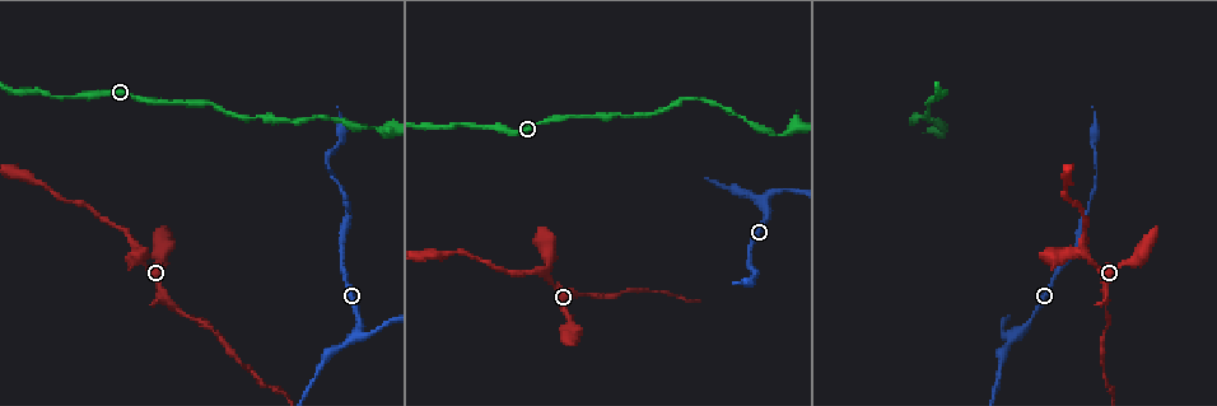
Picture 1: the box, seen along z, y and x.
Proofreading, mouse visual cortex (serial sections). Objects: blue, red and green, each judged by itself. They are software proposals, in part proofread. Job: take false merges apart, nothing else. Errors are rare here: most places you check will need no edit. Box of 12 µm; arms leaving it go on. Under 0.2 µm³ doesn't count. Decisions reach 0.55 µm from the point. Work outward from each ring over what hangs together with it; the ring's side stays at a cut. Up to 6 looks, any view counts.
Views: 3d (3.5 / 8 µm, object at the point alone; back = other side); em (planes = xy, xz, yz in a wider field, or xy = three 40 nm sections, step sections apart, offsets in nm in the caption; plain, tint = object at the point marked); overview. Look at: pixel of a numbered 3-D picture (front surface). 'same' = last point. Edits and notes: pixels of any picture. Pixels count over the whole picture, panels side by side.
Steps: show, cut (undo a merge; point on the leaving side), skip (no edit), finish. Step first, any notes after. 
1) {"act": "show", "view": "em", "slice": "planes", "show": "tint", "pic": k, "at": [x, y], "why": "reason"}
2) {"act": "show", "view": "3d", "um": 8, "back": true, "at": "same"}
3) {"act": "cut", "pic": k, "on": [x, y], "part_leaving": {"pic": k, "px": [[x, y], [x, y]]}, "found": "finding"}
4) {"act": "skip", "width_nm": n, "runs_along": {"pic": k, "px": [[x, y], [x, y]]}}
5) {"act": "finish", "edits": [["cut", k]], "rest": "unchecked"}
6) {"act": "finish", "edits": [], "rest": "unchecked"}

{"act": "show", "view": "em", "slice": "xy", "step": 1, "show": "tint", "pic": 1, "at": [173, 310], "why": "narrows sharply"}

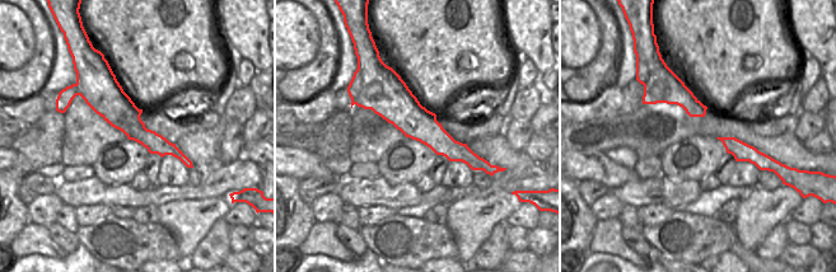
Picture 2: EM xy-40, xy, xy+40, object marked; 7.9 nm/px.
{"act": "show", "view": "3d", "um": 3.5, "at": "same", "why": "see where the arms go"}

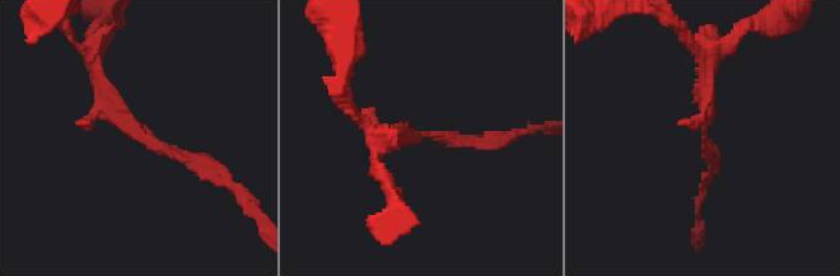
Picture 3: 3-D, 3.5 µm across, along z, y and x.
{"act": "skip", "runs_along": {"pic": 2, "px": [[378, 79], [435, 137], [475, 165]]}, "found": "one cell here"}

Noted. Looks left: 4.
{"act": "show", "view": "3d", "um": 3.5, "pic": 1, "at": [1012, 335], "why": "abrupt turn"}

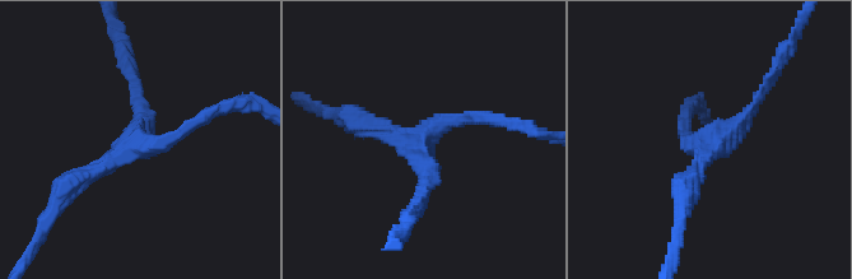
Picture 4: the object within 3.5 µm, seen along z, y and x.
{"act": "show", "view": "em", "slice": "planes", "show": "plain", "pic": 4, "at": [125, 149], "arms": 3, "arm_widths_nm": [150, 150, 250], "why": "now the EM"}

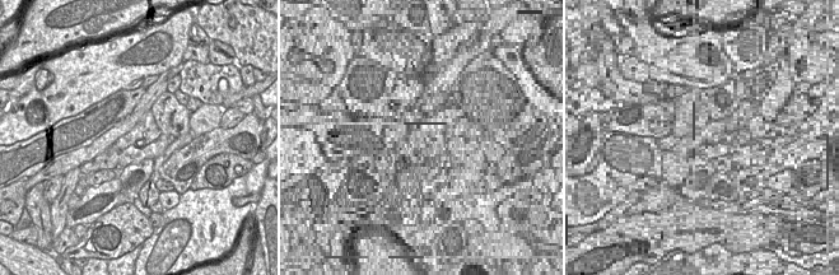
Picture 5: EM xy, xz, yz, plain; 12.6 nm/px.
{"act": "show", "view": "em", "slice": "planes", "show": "tint", "at": "same"}

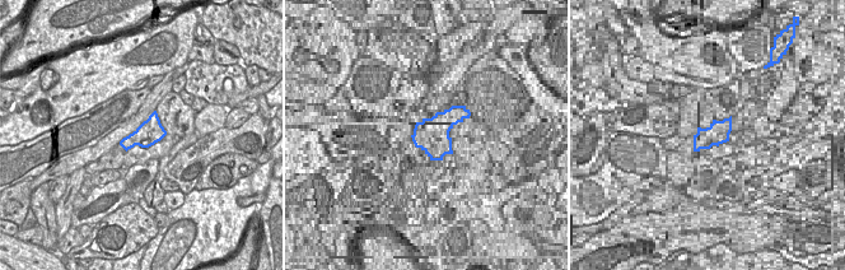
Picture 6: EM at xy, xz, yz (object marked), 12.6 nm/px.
{"act": "skip", "width_nm": 320, "runs_along": {"pic": 4, "px": [[764, 89], [698, 161], [685, 195]]}, "found": "one cell here"}

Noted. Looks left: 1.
{"act": "show", "view": "3d", "um": 3.5, "pic": 1, "at": [374, 126], "why": "thick turns thin"}

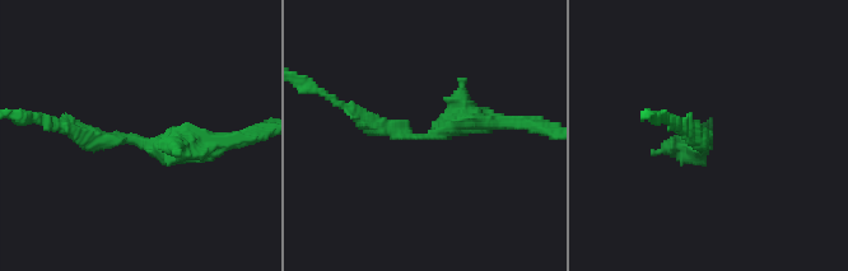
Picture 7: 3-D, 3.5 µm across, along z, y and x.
{"act": "skip", "found": "all the same cell"}

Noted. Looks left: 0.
{"act": "finish", "edits": [], "rest": "unchecked"}

